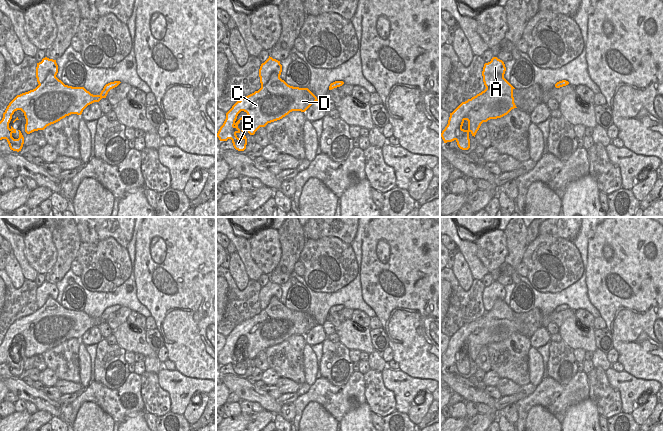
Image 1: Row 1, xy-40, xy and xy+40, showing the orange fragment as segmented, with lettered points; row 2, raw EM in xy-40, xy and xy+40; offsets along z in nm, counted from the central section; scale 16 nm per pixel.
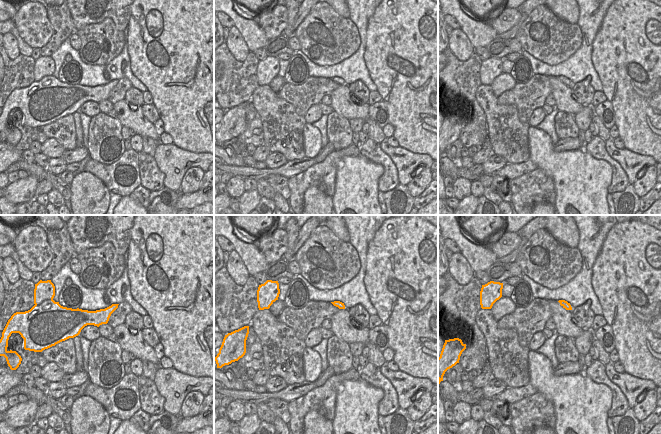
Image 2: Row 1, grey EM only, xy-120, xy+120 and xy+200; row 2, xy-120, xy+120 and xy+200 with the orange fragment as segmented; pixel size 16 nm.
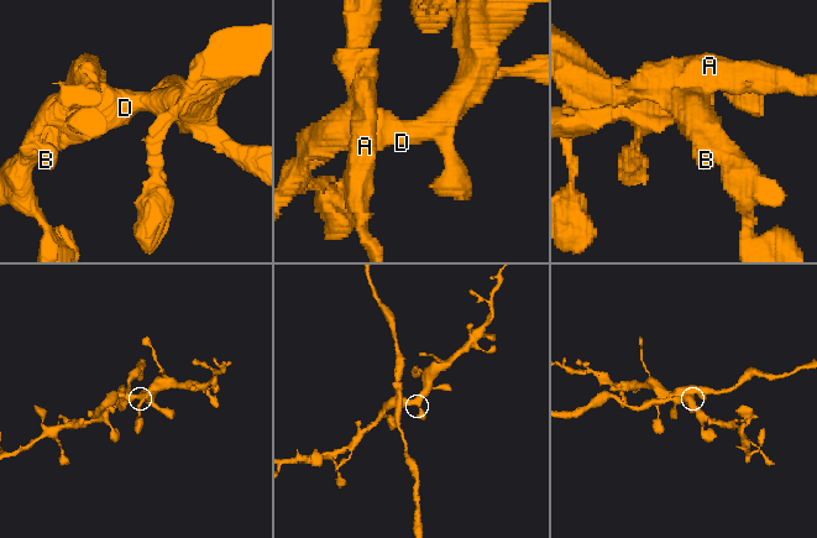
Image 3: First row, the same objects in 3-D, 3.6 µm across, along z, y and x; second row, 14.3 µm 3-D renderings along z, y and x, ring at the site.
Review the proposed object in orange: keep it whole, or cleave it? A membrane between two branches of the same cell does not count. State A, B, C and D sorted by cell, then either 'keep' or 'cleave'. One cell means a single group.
groups A / B C D; cleave

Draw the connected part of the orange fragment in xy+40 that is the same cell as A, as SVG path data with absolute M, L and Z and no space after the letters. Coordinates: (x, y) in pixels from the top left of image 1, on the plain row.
M493 281L490 286L485 287L482 295L483 306L486 312L490 311L497 299L504 300L505 288L497 281Z

